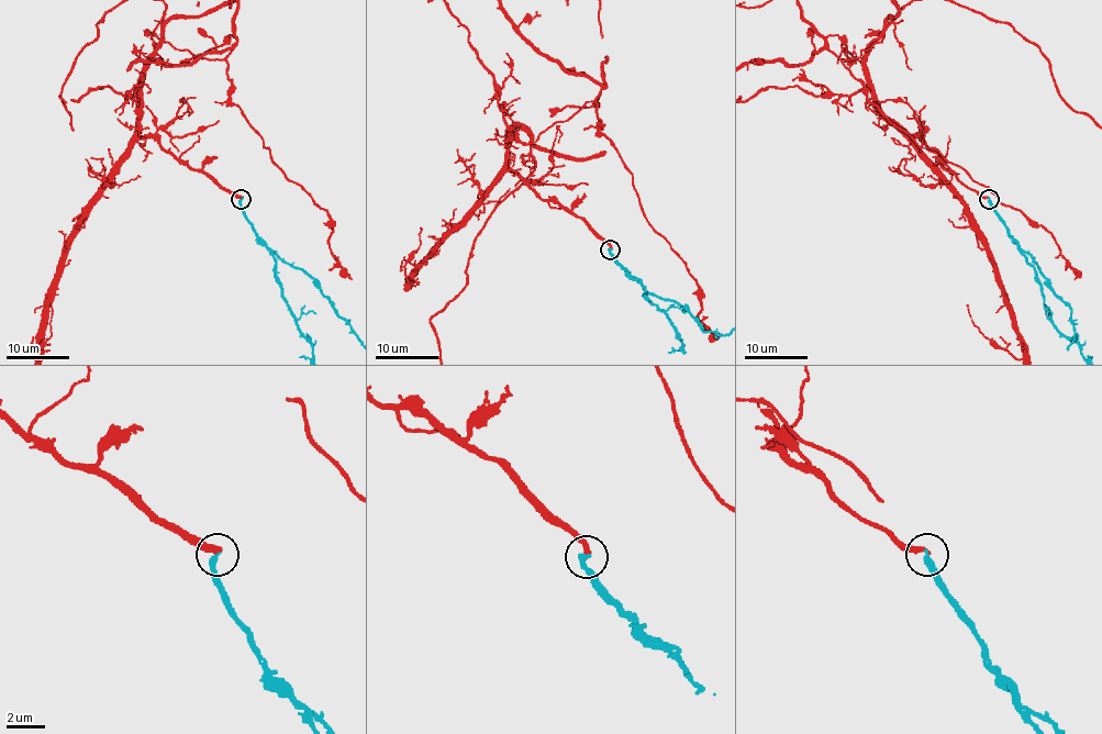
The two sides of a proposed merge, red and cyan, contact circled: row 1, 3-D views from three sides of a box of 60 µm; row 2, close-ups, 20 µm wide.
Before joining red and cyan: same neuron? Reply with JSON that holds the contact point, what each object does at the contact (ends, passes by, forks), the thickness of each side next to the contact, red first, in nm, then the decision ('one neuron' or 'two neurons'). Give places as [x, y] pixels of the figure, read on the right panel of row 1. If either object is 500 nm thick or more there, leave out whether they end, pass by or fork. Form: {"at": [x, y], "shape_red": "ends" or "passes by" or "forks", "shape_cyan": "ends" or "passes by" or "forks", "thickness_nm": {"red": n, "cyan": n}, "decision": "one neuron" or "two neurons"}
{"at": [989, 199], "shape_red": "ends", "shape_cyan": "ends", "thickness_nm": {"red": 240, "cyan": 300}, "decision": "one neuron"}

